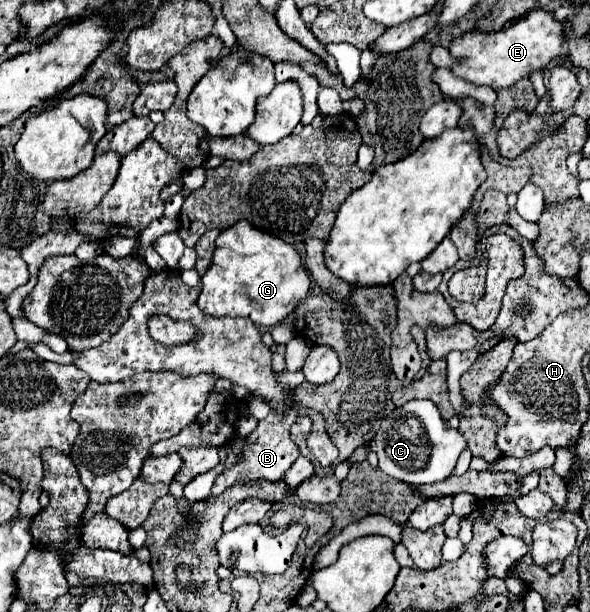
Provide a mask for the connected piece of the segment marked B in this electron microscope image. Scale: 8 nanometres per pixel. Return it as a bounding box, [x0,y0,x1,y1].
[213,412,299,496]

